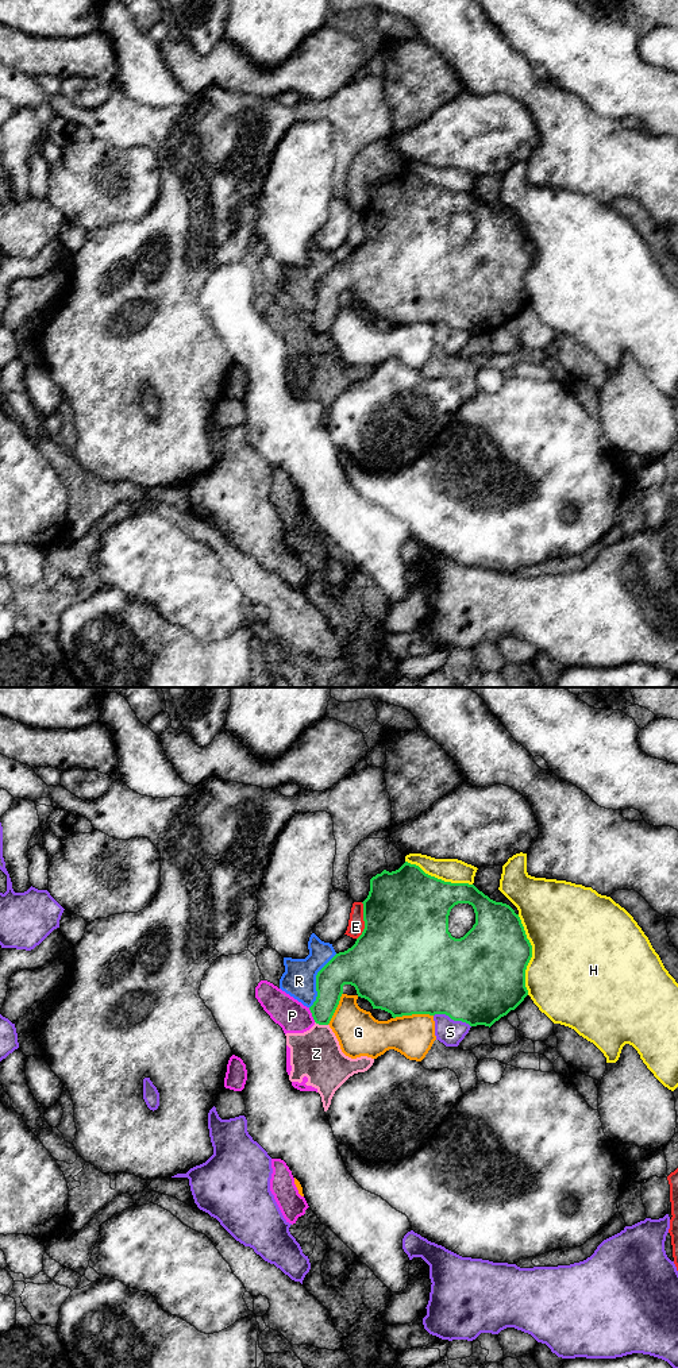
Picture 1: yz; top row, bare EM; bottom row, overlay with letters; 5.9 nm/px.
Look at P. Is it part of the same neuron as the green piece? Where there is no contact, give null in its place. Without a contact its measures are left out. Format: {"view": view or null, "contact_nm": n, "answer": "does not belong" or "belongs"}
{"view": "yz", "contact_nm": 100, "answer": "does not belong"}

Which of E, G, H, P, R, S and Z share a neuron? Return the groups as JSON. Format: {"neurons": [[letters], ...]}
{"neurons": [["E"], ["G"], ["H"], ["P", "Z"], ["R"], ["S"]]}

